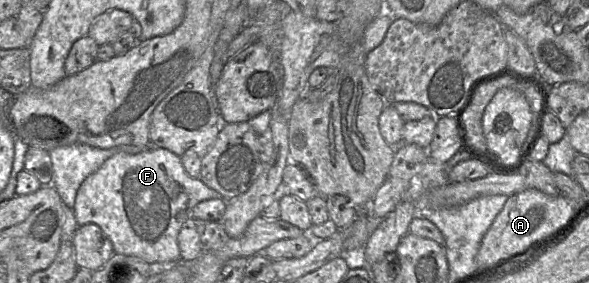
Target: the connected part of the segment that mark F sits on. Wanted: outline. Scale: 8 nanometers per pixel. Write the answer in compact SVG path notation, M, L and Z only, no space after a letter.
M153 145L144 149L142 152L137 154L127 154L123 152L119 152L109 159L107 159L102 166L93 174L89 175L80 185L76 198L75 204L72 208L74 211L74 215L77 221L78 226L83 226L85 224L96 224L98 225L102 231L106 234L106 236L110 239L114 252L116 254L127 255L127 256L135 256L138 257L148 264L159 267L167 267L170 266L180 259L180 250L178 247L178 234L182 227L182 224L191 217L191 212L193 208L200 202L205 200L210 200L214 198L221 198L220 194L215 190L207 187L200 178L192 178L186 172L181 163L180 157L170 152L169 150L157 148Z

